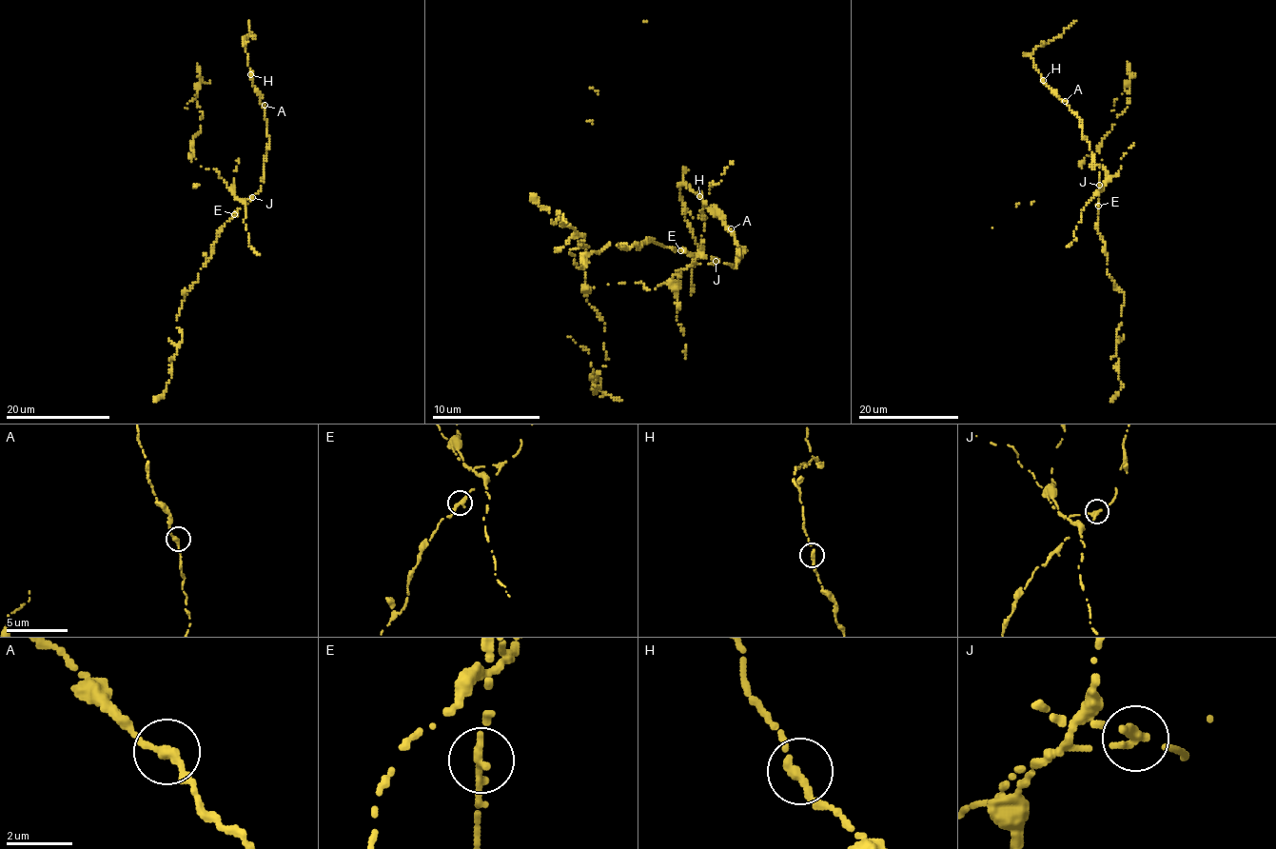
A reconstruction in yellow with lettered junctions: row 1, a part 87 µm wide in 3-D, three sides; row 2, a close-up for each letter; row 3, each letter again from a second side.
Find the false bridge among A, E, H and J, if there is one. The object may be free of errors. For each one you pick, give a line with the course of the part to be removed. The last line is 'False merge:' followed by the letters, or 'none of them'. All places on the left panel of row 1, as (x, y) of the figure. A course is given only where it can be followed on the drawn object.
J: foreign part runs (252, 197), (238, 199), (216, 169), (195, 159), (192, 137), (201, 131), (202, 112), (198, 63)
False merge: J

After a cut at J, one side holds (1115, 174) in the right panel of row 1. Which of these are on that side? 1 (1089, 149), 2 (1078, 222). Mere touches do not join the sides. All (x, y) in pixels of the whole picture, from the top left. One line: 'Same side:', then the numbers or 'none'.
Same side: 2

